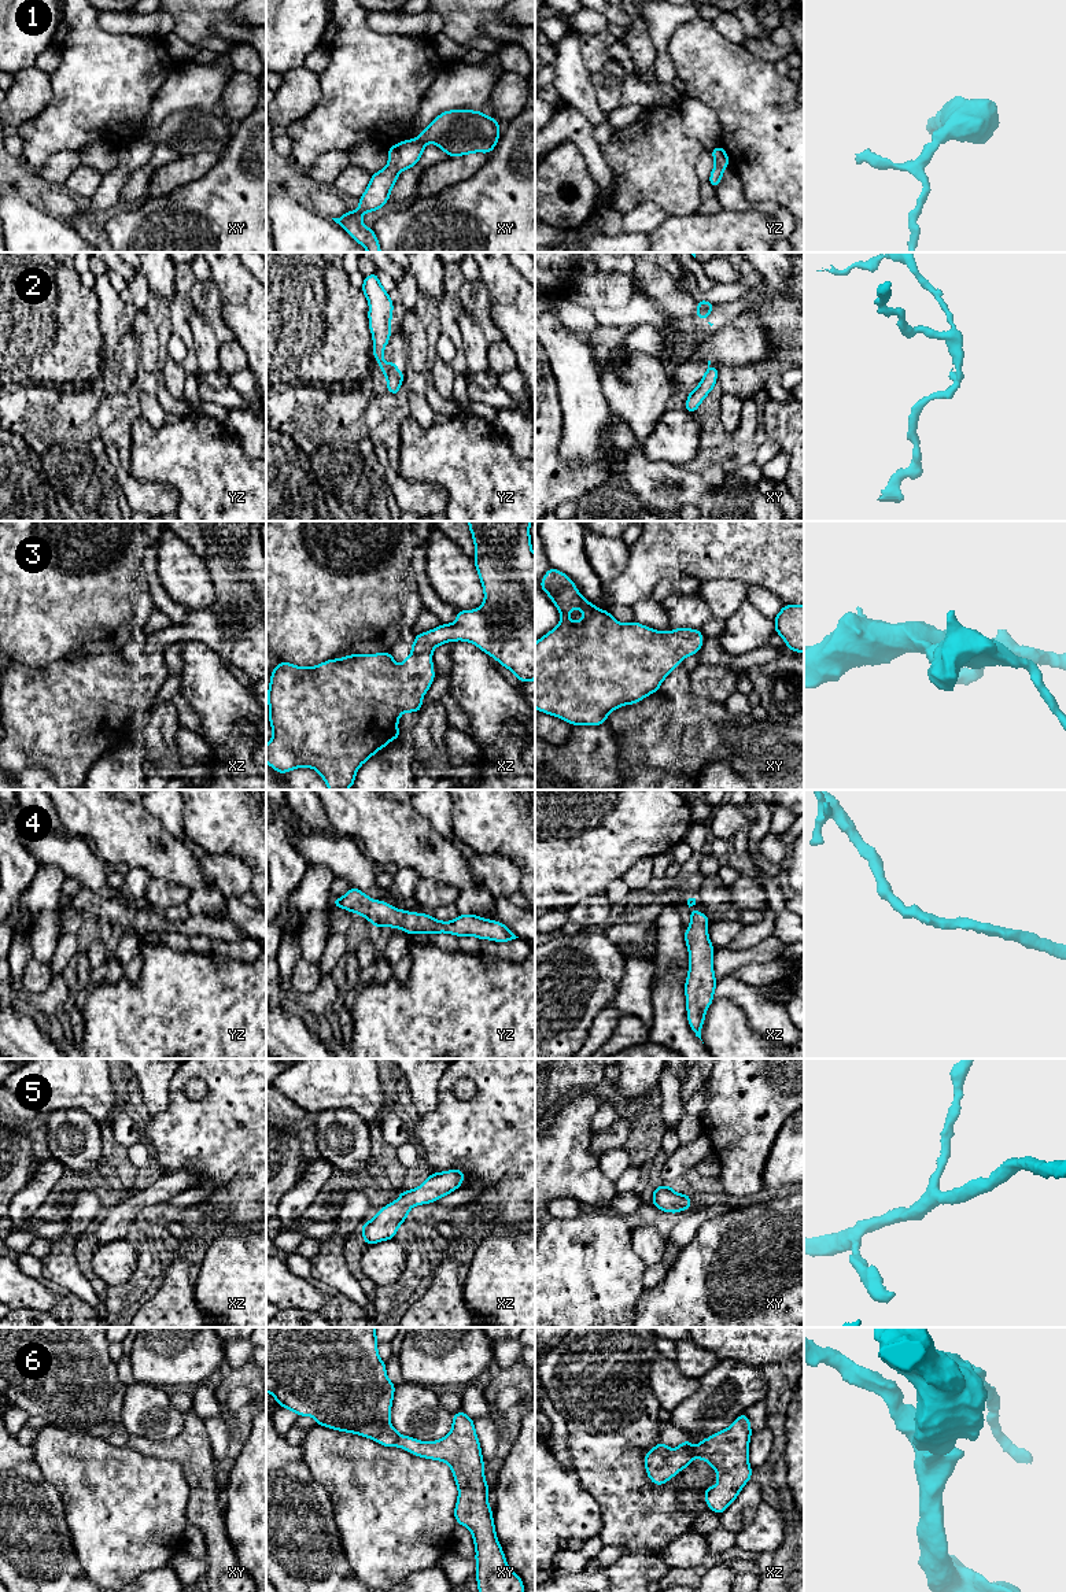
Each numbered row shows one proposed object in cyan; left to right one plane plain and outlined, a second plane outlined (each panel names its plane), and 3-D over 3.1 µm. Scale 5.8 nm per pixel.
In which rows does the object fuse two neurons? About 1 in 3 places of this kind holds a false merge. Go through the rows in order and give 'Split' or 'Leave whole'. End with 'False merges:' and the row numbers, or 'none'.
1: Leave whole
2: Split
3: Leave whole
4: Leave whole
5: Leave whole
6: Leave whole
False merges: 2

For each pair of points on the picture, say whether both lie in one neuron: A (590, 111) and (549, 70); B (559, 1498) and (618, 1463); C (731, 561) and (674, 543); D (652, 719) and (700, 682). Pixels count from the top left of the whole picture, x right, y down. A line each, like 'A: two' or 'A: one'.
A: two
B: two
C: one
D: two

